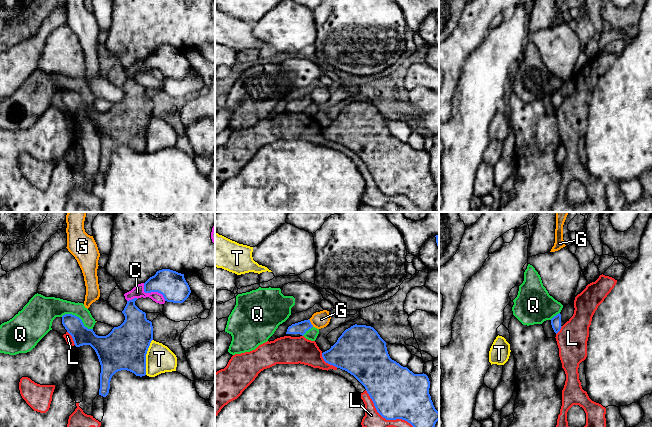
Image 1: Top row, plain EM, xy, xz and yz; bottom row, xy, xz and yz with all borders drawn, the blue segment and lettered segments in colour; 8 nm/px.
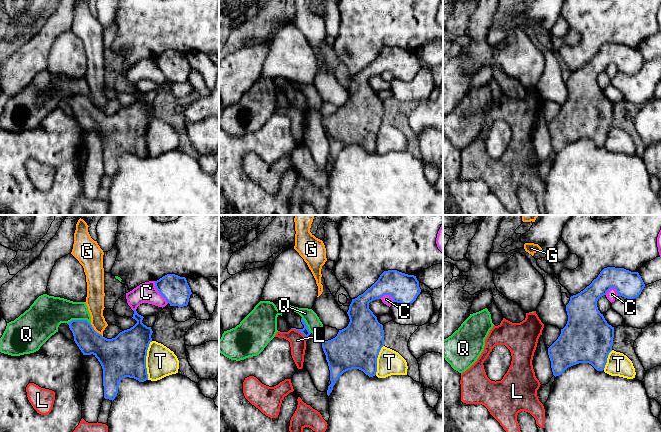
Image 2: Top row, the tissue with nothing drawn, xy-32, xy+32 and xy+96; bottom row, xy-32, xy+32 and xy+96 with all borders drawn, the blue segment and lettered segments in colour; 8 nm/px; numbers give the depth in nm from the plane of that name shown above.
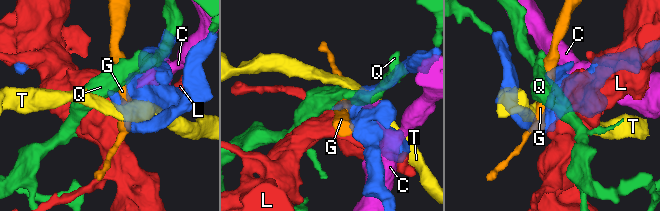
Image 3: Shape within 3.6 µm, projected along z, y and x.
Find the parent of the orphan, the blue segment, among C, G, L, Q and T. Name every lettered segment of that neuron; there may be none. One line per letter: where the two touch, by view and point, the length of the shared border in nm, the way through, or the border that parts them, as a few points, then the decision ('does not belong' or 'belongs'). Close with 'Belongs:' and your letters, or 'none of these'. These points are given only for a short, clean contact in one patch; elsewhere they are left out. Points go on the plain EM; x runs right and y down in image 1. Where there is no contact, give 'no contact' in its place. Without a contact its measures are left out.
C: meets blue in xy at (152, 67); contact 240 nm long; does not belong
G: meets blue in xz at (310, 99); contact 80 nm long; does not belong
L: meets blue in xz at (394, 195); contact 650 nm long; does not belong
Q: meets blue in xy at (78, 93); contact 280 nm long; does not belong
T: meets blue in xy at (145, 133); contact 300 nm long; does not belong
Belongs: none of these

